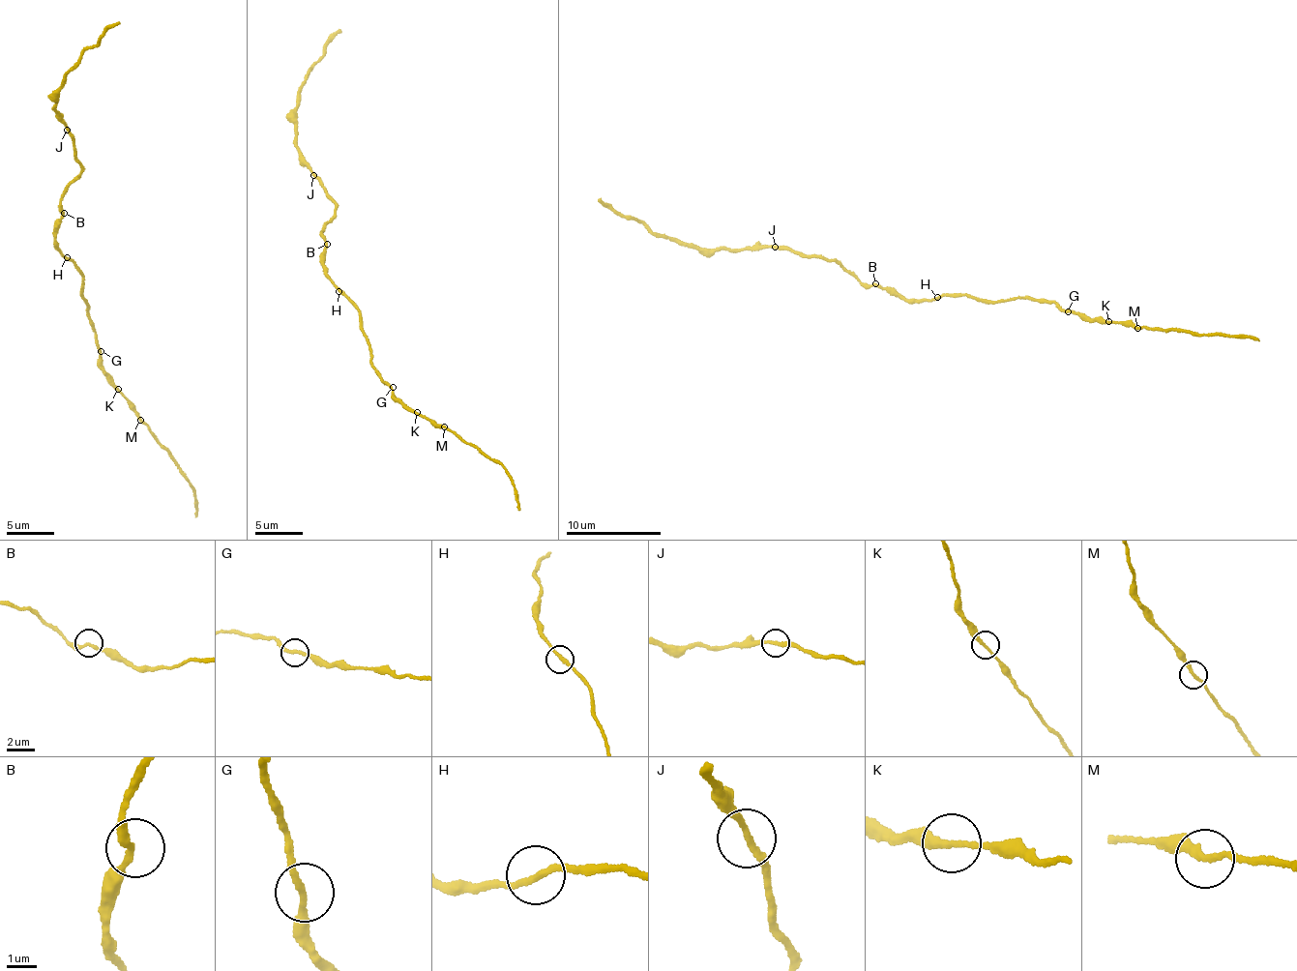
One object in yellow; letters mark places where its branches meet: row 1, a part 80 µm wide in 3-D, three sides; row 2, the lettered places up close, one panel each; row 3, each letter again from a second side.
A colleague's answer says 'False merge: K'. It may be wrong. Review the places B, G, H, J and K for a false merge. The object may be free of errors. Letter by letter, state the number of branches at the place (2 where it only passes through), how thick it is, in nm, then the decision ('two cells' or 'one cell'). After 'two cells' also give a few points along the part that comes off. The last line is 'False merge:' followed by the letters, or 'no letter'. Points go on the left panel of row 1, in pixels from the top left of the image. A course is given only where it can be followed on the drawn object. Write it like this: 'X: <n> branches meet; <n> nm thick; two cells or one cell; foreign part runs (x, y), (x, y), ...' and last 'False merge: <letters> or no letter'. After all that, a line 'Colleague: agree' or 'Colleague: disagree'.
B: 2 branches meet; 200 nm thick; one cell
G: 2 branches meet; 200 nm thick; one cell
H: 2 branches meet; 220 nm thick; one cell
J: 2 branches meet; 200 nm thick; one cell
K: 2 branches meet; 200 nm thick; two cells; foreign part runs (117, 389), (130, 400), (187, 480), (194, 493), (197, 517)
False merge: K
Colleague: agree

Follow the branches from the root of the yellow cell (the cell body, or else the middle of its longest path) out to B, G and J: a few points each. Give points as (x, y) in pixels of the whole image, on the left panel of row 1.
B: (67, 258), (55, 239), (59, 220), (64, 213)
G: (67, 258), (82, 276), (83, 299), (88, 306), (86, 312), (101, 351)
J: (67, 258), (55, 239), (63, 211), (62, 194), (73, 177), (79, 175), (81, 164), (67, 130)

